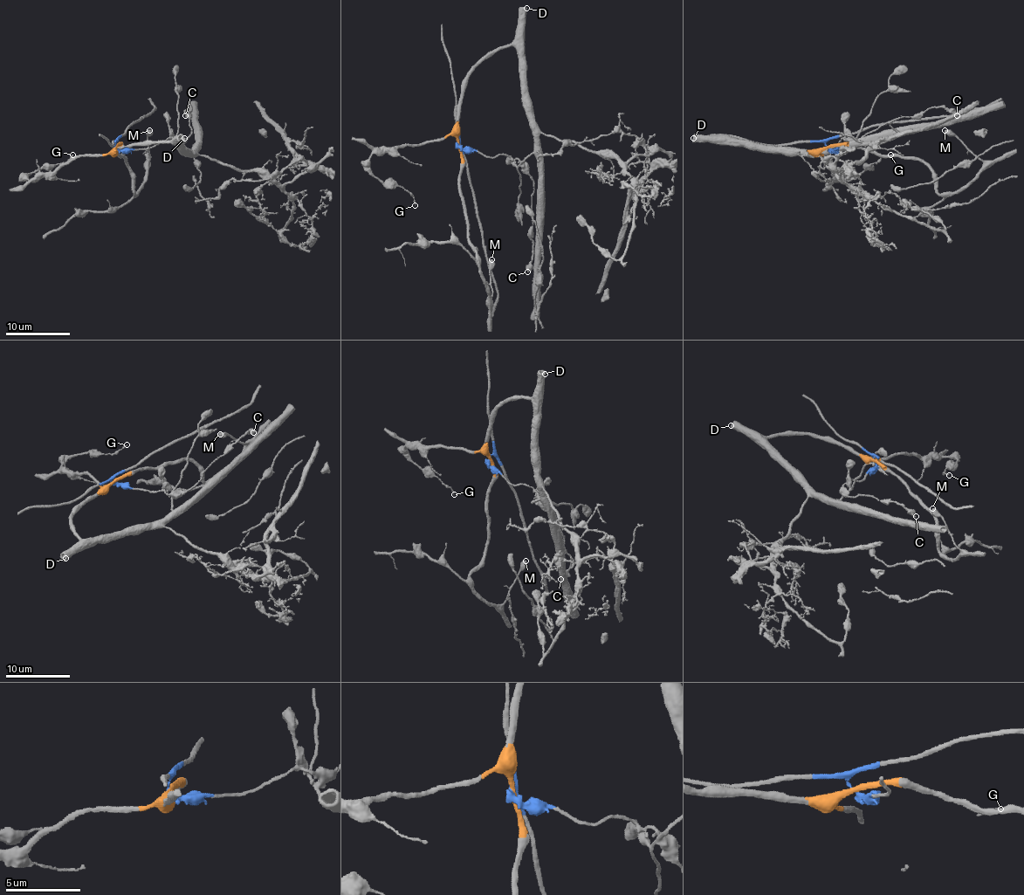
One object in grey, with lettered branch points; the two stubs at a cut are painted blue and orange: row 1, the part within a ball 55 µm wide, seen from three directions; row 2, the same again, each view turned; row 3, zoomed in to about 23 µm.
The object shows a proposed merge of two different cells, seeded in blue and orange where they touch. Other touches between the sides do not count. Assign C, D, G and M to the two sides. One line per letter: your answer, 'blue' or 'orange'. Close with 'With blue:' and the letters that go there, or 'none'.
C: blue
D: orange
G: orange
M: orange
With blue: C

